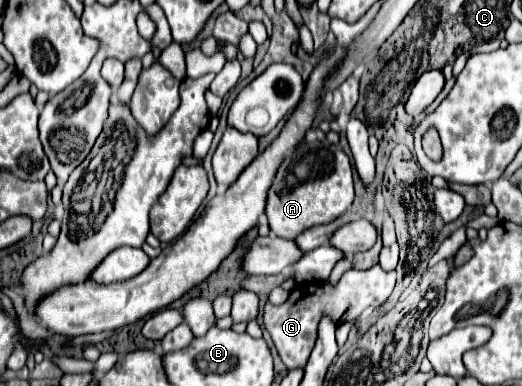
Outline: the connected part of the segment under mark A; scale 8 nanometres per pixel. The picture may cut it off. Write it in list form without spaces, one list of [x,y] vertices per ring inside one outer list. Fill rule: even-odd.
[[[302,140],[298,148],[288,152],[282,160],[272,186],[268,190],[266,216],[270,222],[270,232],[280,238],[294,240],[304,230],[330,224],[340,218],[354,200],[352,186],[352,164],[340,146],[328,140]]]

